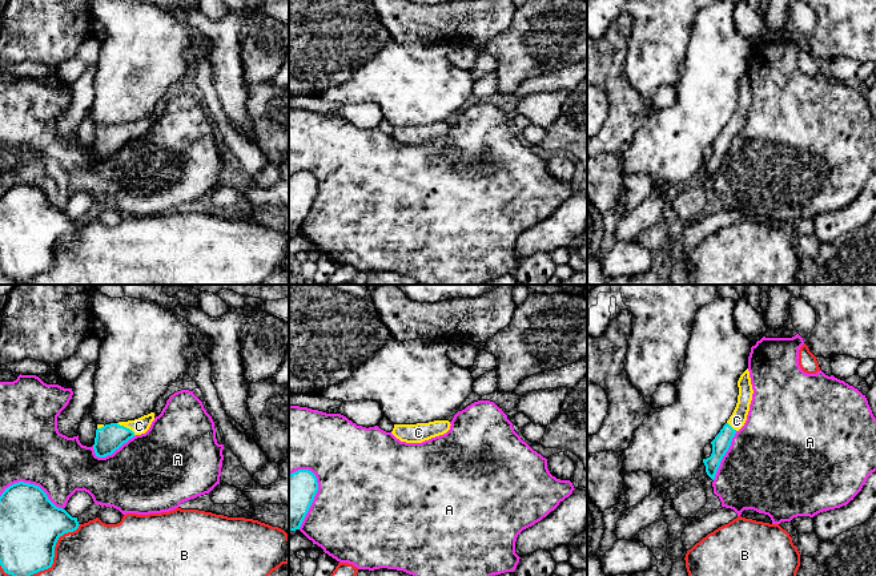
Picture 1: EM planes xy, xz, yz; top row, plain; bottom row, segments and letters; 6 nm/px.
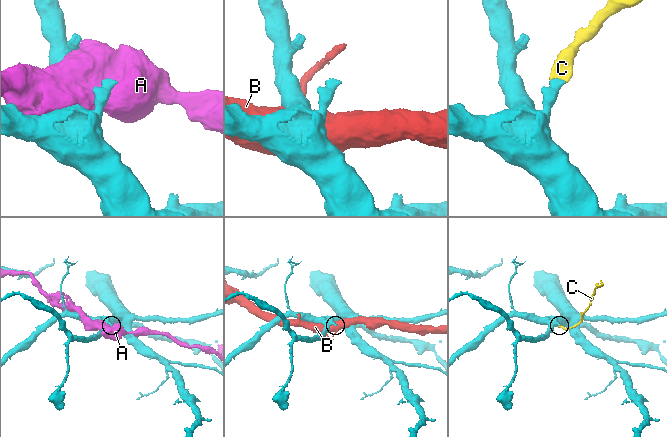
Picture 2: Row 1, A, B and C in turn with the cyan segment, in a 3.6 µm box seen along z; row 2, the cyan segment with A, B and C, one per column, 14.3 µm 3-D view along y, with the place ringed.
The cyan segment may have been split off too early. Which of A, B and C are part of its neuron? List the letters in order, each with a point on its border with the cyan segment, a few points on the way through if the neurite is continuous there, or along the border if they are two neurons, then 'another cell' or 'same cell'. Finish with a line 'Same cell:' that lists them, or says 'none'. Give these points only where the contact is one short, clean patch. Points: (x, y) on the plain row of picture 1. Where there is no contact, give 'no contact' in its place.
A: xy (32, 186) | another cell
B: xy (49, 269) | another cell
C: xy (125, 129) | across xy (109, 140), (125, 129), (139, 128) | same cell
Same cell: C

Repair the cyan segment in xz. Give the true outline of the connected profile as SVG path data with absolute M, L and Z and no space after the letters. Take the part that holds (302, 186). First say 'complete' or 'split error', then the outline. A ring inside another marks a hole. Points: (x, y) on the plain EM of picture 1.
complete; M298 172L289 177L289 234L300 231L318 193L316 177Z

